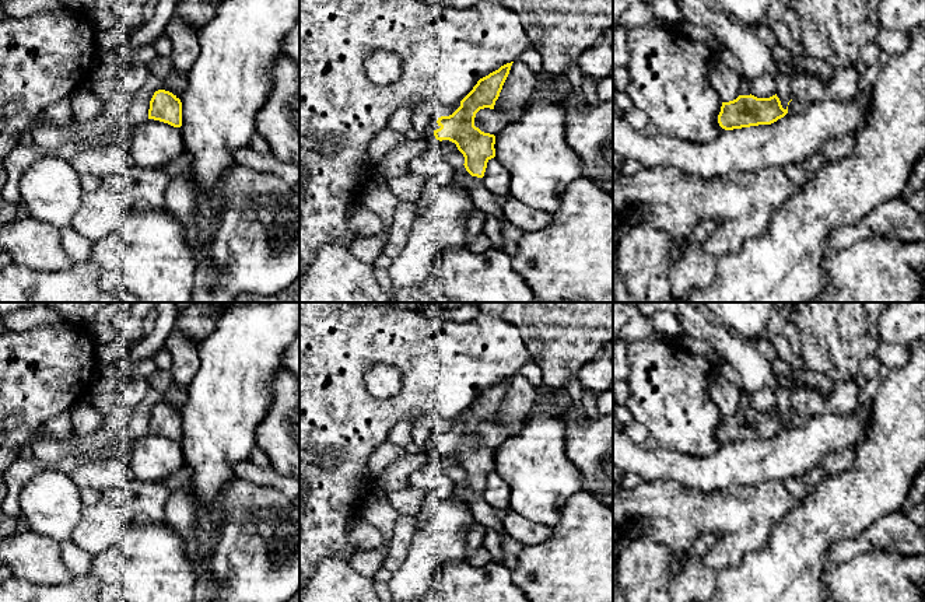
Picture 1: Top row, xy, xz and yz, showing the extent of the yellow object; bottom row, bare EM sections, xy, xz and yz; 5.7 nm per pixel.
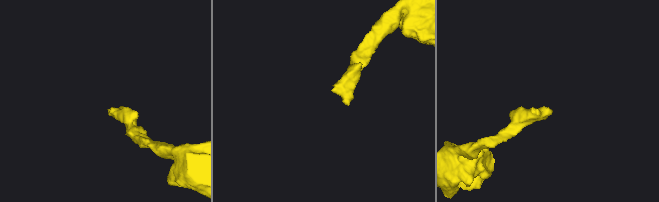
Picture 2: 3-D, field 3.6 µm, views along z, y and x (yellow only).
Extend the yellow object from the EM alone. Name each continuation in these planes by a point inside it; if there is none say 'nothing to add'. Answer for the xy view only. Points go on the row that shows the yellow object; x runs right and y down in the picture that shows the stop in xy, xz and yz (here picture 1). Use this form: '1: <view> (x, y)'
nothing to add

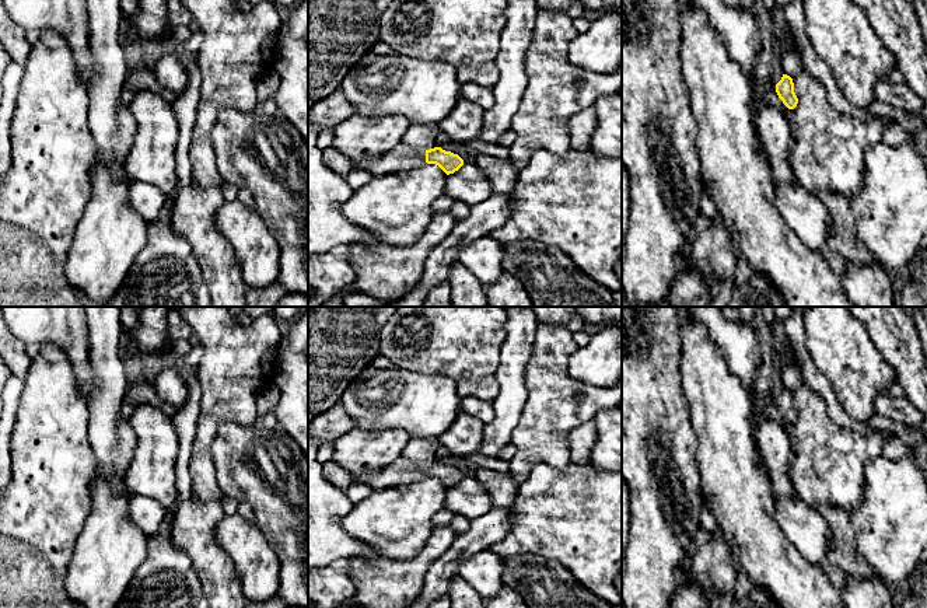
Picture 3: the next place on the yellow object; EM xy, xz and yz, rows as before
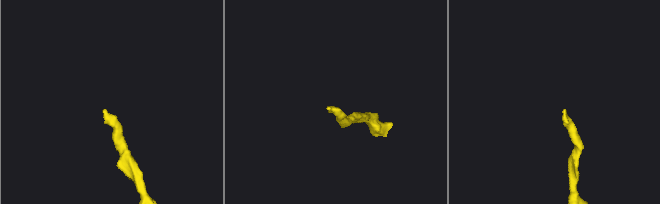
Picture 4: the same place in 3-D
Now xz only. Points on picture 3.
1: xz (402, 157)

